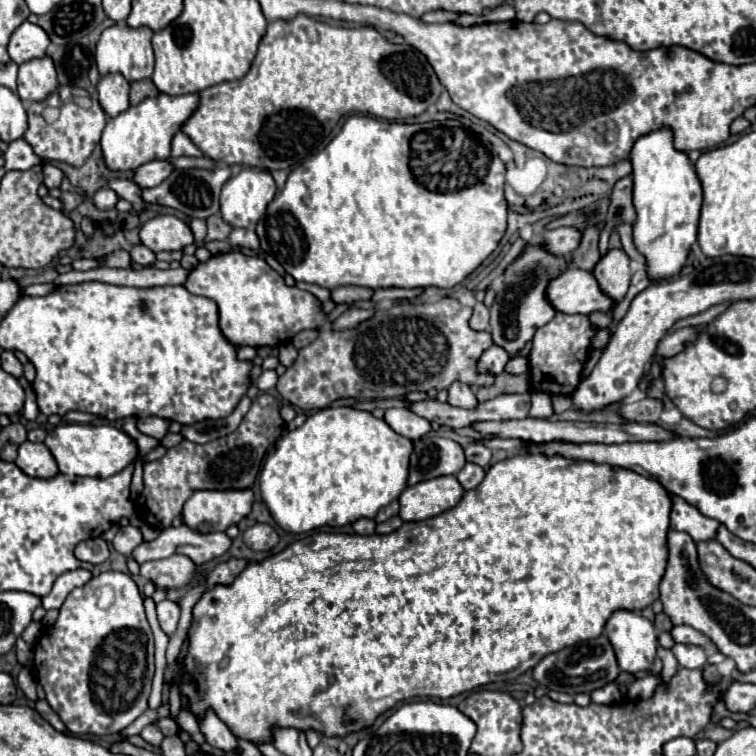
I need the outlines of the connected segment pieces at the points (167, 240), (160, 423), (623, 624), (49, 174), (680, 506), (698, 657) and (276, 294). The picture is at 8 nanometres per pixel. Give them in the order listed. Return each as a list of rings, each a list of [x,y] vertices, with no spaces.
[[[158,215],[146,221],[140,229],[142,245],[158,251],[182,251],[184,247],[194,243],[194,235],[190,227],[176,215]]]
[[[154,415],[136,421],[138,429],[140,429],[144,435],[154,437],[154,439],[158,439],[158,441],[166,435],[166,431],[168,431],[168,423],[170,423],[170,421],[162,419],[162,417],[154,417]]]
[[[622,609],[612,613],[604,631],[614,647],[622,671],[634,675],[652,667],[658,649],[658,637],[654,625],[646,617]]]
[[[44,165],[44,185],[48,187],[48,189],[54,189],[54,187],[60,187],[60,183],[62,183],[62,171],[58,169],[58,167],[54,167],[54,165]]]
[[[674,495],[670,497],[672,497],[672,513],[670,513],[672,529],[688,533],[694,539],[694,543],[716,539],[720,527],[718,521],[704,517],[702,513],[698,513],[698,509],[694,509],[694,505],[686,505],[686,501],[682,501],[680,497]]]
[[[674,645],[672,647],[672,653],[676,655],[680,667],[686,667],[686,669],[702,669],[706,665],[706,653],[700,645]]]
[[[242,253],[212,255],[190,271],[184,287],[192,295],[204,295],[216,301],[220,331],[234,347],[278,347],[302,329],[322,329],[328,323],[320,311],[320,301],[312,293],[288,287],[282,275],[258,257],[246,257]]]

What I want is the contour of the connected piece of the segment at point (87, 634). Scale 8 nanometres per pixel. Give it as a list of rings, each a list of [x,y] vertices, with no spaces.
[[[106,571],[106,573],[100,573],[100,575],[92,577],[86,585],[76,587],[68,595],[64,605],[60,607],[60,615],[58,615],[56,623],[36,643],[36,647],[34,647],[34,671],[36,671],[36,677],[38,677],[40,685],[44,687],[46,701],[60,715],[64,725],[74,735],[98,735],[98,737],[104,737],[104,735],[120,733],[134,719],[138,719],[148,709],[148,697],[150,697],[152,679],[154,679],[154,637],[152,637],[152,629],[150,629],[150,625],[146,621],[146,613],[144,613],[144,605],[142,605],[142,595],[140,595],[136,583],[130,579],[130,575],[124,575],[124,573],[118,573],[118,571]]]

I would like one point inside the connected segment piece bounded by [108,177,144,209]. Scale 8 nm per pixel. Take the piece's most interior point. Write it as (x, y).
(126, 189)

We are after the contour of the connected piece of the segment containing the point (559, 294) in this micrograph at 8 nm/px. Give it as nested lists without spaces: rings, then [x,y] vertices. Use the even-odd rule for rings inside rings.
[[[566,269],[546,287],[546,299],[560,313],[588,315],[592,311],[610,311],[612,301],[598,289],[594,275],[582,269]]]

